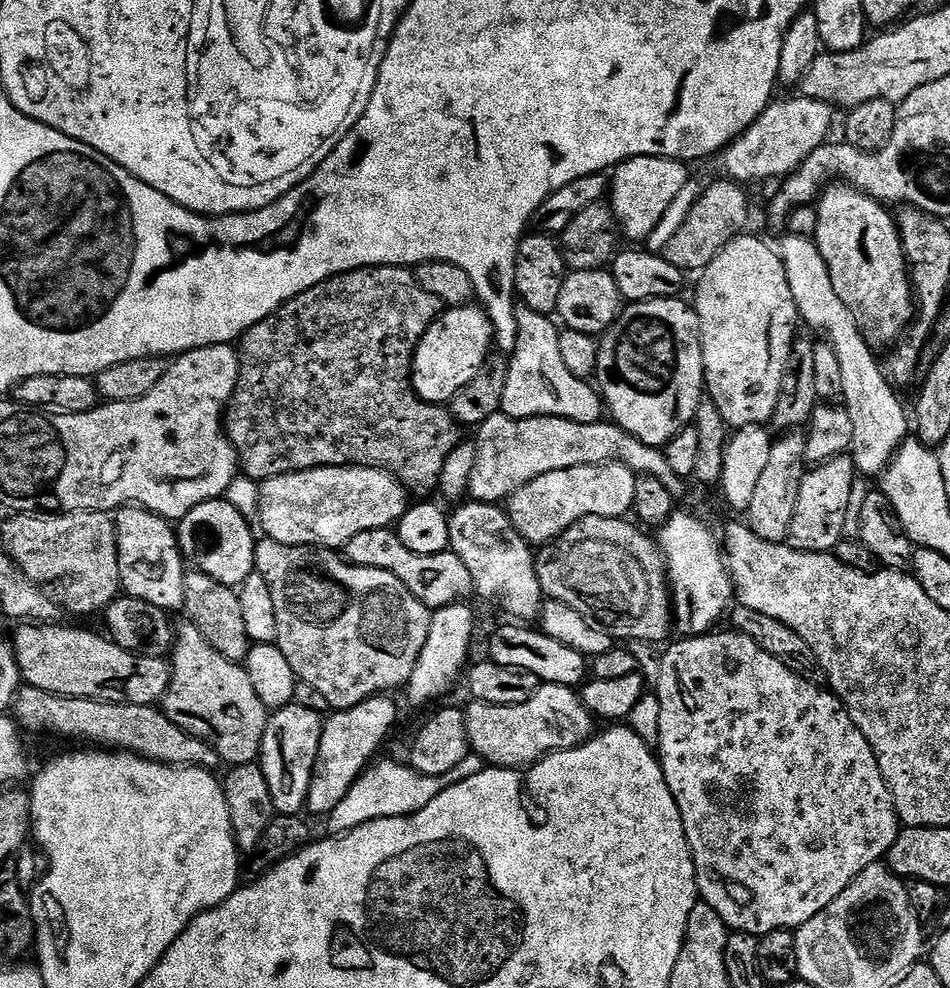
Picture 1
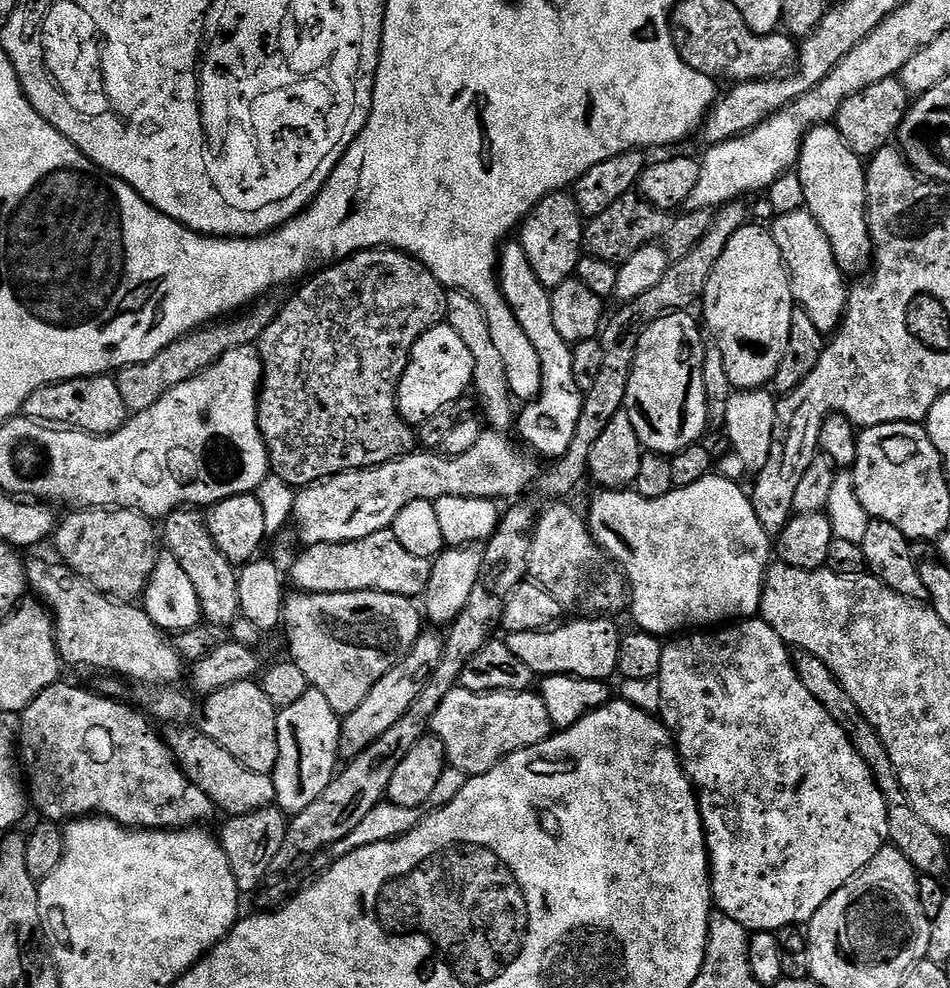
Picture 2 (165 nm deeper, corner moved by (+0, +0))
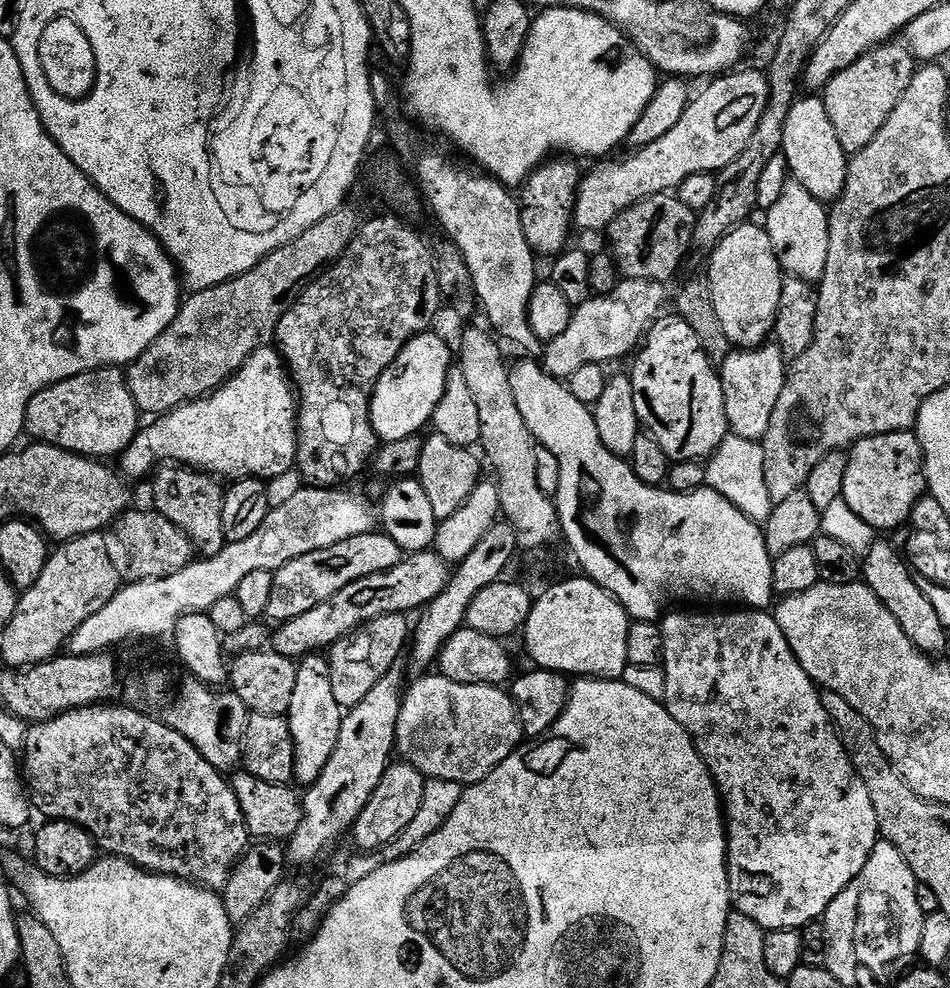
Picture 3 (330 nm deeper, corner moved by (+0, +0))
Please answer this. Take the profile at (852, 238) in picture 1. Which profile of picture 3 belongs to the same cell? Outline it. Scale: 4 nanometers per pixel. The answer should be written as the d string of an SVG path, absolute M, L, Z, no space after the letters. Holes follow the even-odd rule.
M808 94L797 99L790 114L786 114L784 127L784 147L782 154L788 163L788 171L795 183L806 186L814 198L825 202L835 202L846 186L848 173L848 153L842 150L838 134L834 134L834 125L830 123L830 114L826 114L823 99L816 94Z

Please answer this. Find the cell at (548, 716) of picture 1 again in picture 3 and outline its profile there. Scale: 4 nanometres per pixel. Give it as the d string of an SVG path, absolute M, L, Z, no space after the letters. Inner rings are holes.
M425 674L415 683L404 693L395 751L403 763L413 764L427 779L477 784L520 747L516 703L503 687L459 684L439 674Z

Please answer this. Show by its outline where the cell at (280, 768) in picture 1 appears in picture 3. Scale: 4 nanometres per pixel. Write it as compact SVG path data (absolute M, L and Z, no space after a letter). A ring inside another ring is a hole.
M320 654L304 657L296 666L294 698L290 698L290 710L286 717L294 742L294 780L297 785L313 784L318 774L326 770L326 762L330 762L330 754L334 754L338 730L344 718L345 713L338 706L334 689L330 687L330 666L327 659Z

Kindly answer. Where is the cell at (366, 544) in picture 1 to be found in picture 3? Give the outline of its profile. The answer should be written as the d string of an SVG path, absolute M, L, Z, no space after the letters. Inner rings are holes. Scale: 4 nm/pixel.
M380 530L358 534L354 538L346 538L346 542L338 542L334 546L326 546L310 554L302 554L302 558L294 558L286 562L286 566L276 569L267 619L283 622L290 618L298 618L298 614L314 610L318 602L334 598L334 594L342 590L342 586L350 586L350 582L358 582L358 578L370 578L370 574L382 574L398 566L401 559L398 542L394 542L394 538L384 535Z

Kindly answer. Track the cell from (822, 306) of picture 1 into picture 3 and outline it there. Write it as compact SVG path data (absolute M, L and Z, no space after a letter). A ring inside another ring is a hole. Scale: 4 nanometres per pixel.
M789 182L786 190L782 190L782 198L778 198L778 202L767 209L768 237L781 269L788 276L802 278L813 286L819 285L826 270L826 254L830 254L828 214L825 201L814 198L814 194L806 190L806 186L795 182Z

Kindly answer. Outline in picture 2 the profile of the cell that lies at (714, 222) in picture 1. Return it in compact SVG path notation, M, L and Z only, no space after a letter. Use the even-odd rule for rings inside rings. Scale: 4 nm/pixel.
M631 191L618 198L618 202L613 202L603 214L593 216L585 223L584 246L587 255L595 256L597 260L605 260L607 264L619 265L628 260L630 254L642 250L642 246L655 244L661 239L659 236L664 236L662 244L669 257L679 258L694 250L698 242L702 242L713 219L713 213L707 208L699 208L693 212L684 210L671 216L649 204L643 196Z

